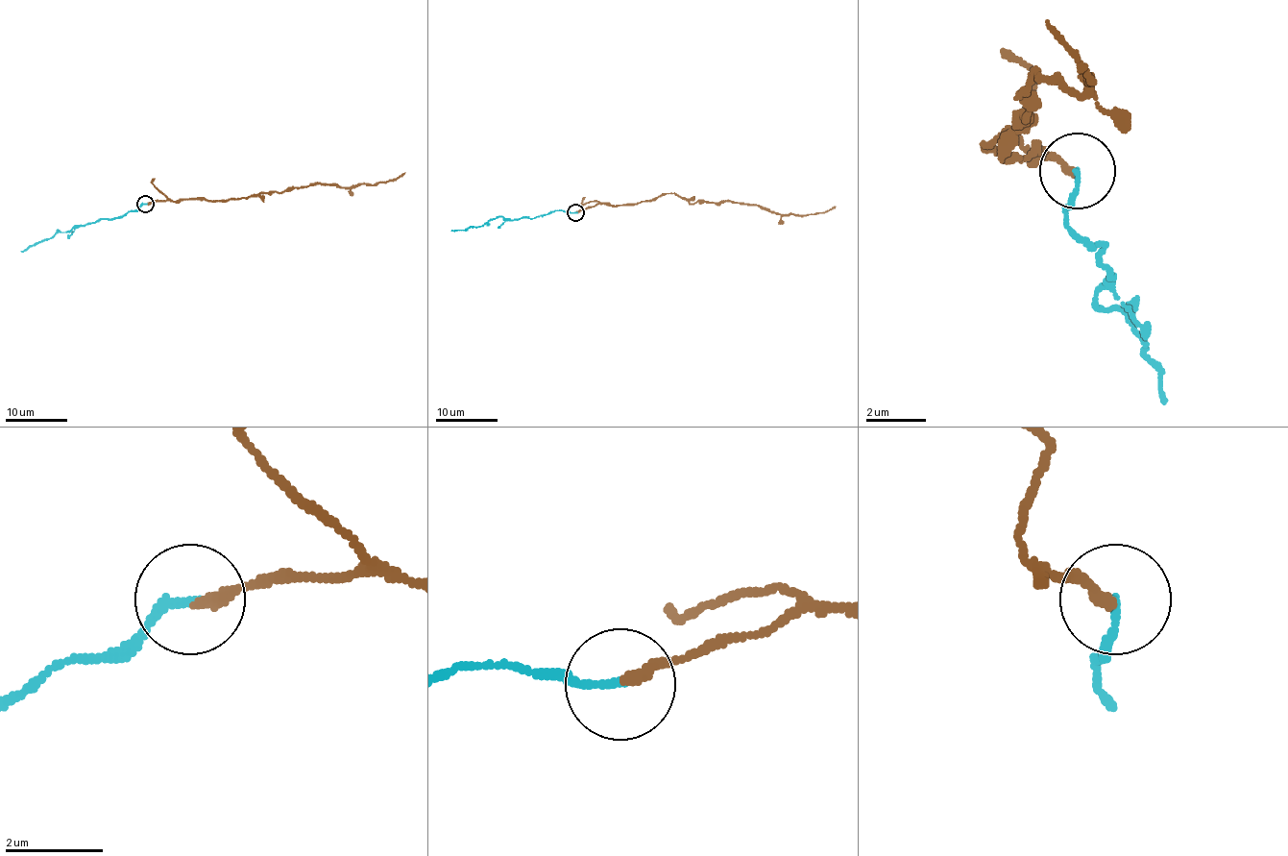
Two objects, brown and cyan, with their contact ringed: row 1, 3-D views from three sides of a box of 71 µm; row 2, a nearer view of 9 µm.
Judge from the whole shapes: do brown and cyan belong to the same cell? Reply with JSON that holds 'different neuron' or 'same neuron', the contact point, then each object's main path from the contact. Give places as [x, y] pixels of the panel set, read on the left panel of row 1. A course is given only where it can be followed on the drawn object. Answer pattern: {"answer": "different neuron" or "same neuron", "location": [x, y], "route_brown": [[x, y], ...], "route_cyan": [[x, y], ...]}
{"answer": "same neuron", "location": [145, 204], "route_brown": [[145, 204], [241, 199], [317, 183], [376, 185], [395, 181], [404, 173]], "route_cyan": [[145, 204], [121, 216], [75, 226], [20, 251]]}

